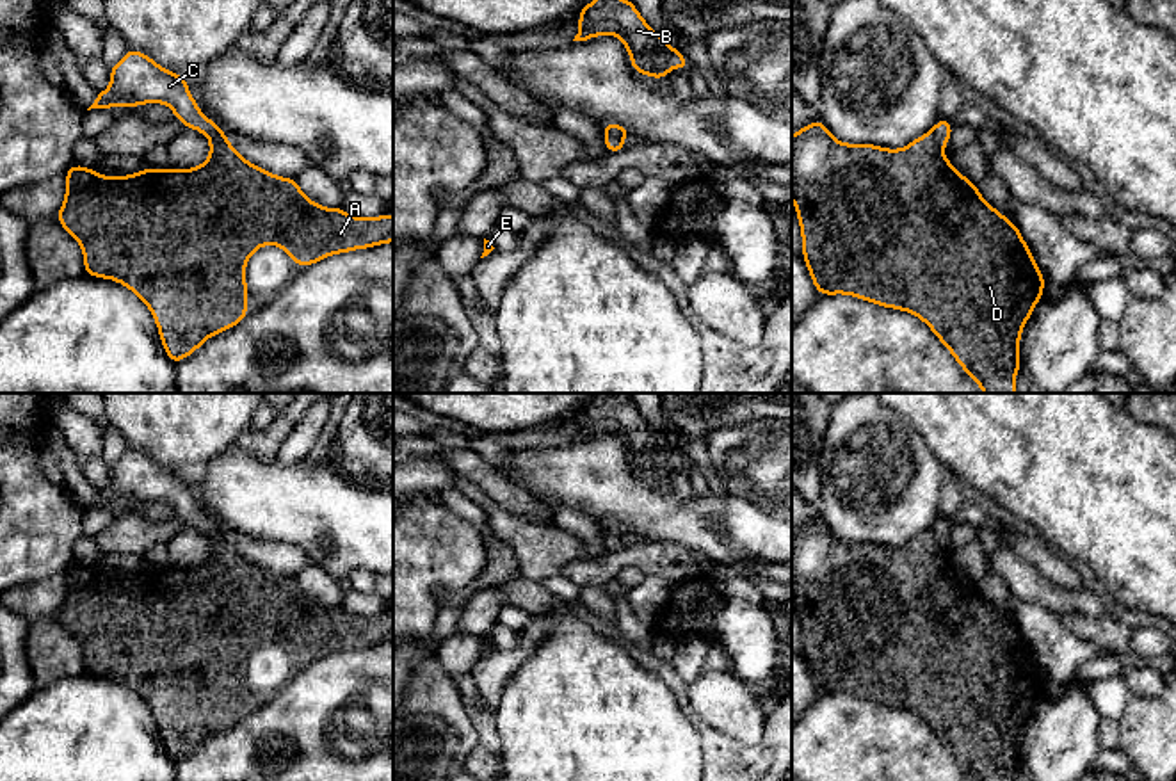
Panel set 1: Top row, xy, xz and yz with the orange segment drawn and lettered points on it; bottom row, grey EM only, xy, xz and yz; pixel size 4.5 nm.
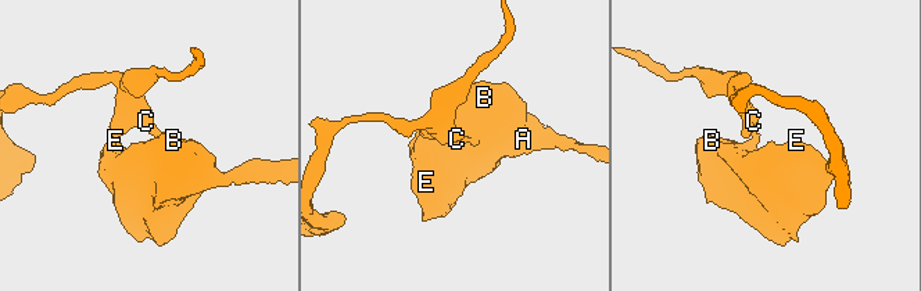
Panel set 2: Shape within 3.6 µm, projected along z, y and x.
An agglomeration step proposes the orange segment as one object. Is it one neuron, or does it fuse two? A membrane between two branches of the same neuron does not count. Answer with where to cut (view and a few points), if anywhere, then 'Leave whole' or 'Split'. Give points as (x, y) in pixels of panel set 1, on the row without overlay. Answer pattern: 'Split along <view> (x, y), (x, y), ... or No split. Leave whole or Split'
Split along xz (605, 531), (623, 538). Split

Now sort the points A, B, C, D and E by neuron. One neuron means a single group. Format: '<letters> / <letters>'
A B D E / C

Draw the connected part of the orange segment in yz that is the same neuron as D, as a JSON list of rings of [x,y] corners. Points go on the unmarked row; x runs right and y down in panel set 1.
[[[817,518],[792,534],[792,598],[802,633],[802,658],[818,694],[845,692],[913,712],[975,781],[1014,781],[1021,767],[1021,729],[1043,697],[1046,676],[1016,621],[987,603],[979,585],[941,553],[932,530],[902,548],[886,548],[840,541]]]

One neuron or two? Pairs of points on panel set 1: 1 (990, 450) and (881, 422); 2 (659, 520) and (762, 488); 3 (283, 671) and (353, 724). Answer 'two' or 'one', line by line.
1: two
2: two
3: two

